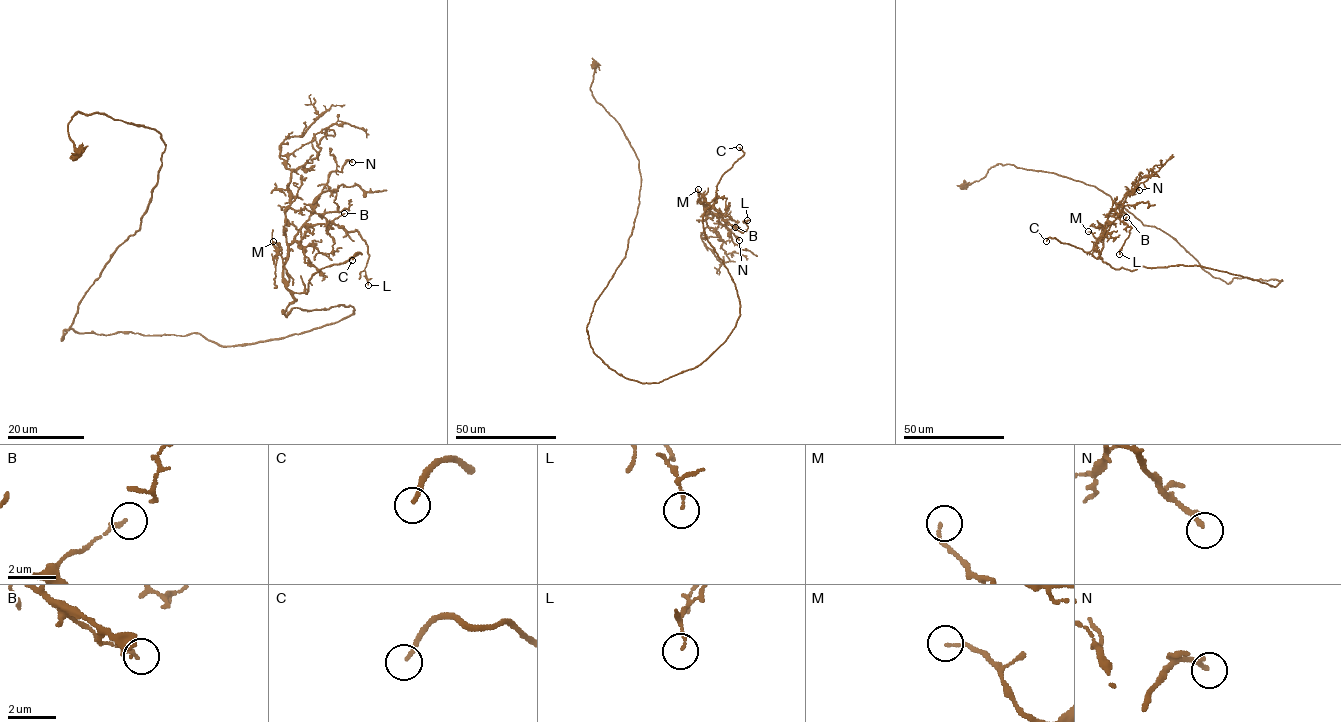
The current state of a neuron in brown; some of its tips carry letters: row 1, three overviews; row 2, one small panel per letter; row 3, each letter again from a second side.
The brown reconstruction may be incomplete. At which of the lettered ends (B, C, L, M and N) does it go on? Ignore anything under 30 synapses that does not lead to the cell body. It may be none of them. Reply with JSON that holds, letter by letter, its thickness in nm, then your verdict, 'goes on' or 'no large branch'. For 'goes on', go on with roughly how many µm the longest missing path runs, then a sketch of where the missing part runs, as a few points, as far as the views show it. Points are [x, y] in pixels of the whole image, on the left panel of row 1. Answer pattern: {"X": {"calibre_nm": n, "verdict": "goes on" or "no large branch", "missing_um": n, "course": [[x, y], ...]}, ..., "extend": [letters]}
{"B": {"calibre_nm": 180, "verdict": "no large branch"}, "C": {"calibre_nm": 150, "verdict": "goes on", "missing_um": 35, "course": [[352, 260], [347, 268], [347, 282], [342, 285], [334, 277], [328, 262], [324, 236], [315, 220], [309, 218]]}, "L": {"calibre_nm": 110, "verdict": "no large branch"}, "M": {"calibre_nm": 120, "verdict": "no large branch"}, "N": {"calibre_nm": 190, "verdict": "goes on", "missing_um": 10, "course": [[352, 162], [346, 155], [361, 153]]}, "extend": ["C", "N"]}

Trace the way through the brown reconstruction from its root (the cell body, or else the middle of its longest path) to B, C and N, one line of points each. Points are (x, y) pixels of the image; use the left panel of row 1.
B: (147, 335), (245, 345), (353, 314), (282, 312), (296, 300), (283, 276), (286, 210), (329, 222), (344, 213)
C: (147, 335), (199, 333), (245, 345), (337, 322), (354, 309), (282, 310), (316, 272), (361, 254), (352, 260)
N: (147, 335), (245, 345), (353, 314), (282, 312), (296, 300), (283, 276), (288, 246), (328, 176), (352, 162)

